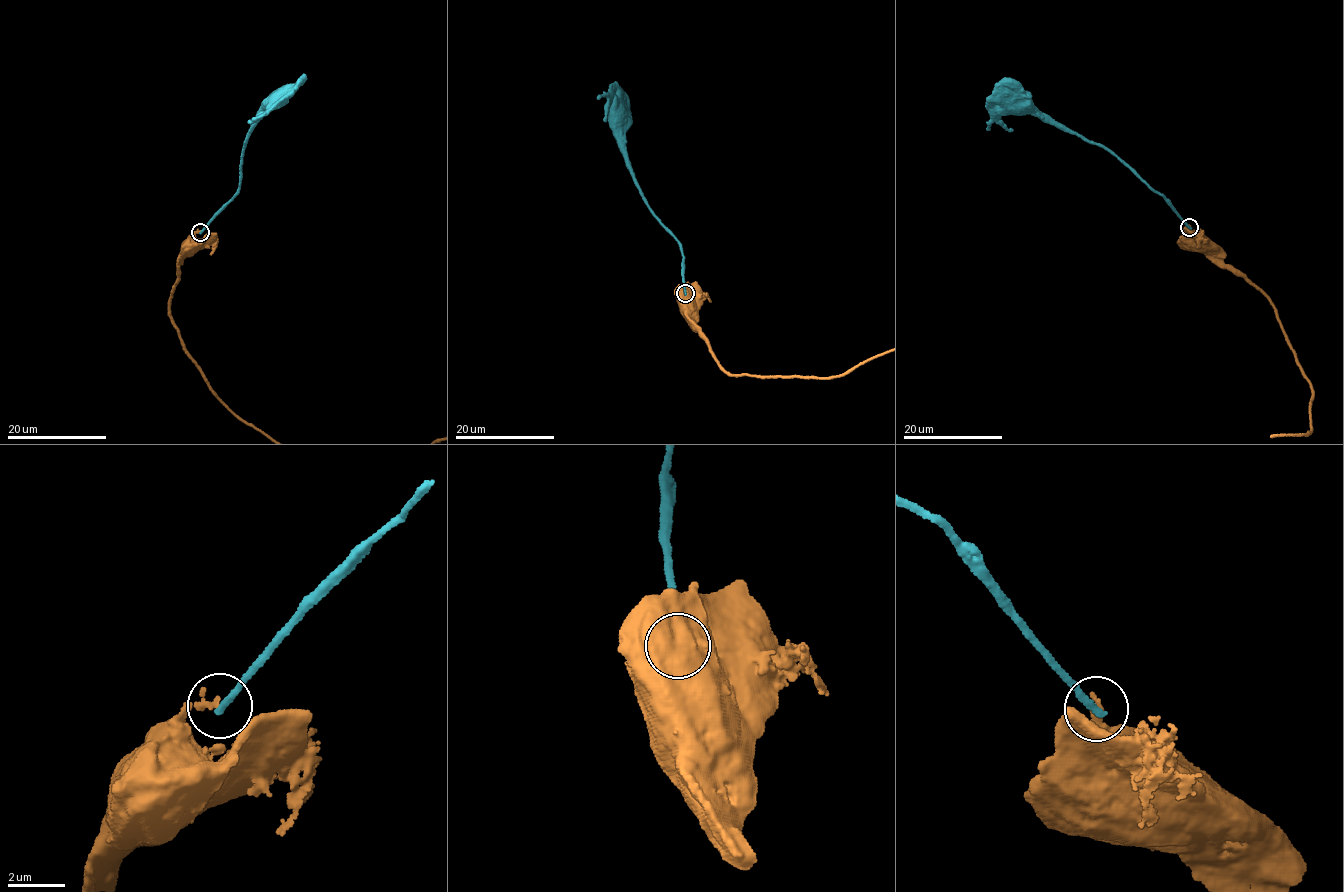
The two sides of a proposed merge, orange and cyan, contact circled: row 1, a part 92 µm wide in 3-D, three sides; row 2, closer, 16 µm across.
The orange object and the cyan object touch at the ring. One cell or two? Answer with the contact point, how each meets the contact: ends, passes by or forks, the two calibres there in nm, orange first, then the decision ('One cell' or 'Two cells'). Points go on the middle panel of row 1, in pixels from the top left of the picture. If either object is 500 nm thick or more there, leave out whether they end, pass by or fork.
Place: (685, 293). At the ring orange ends. At the ring cyan ends. Thickness 170 nm (orange) against 280 nm. Two cells

